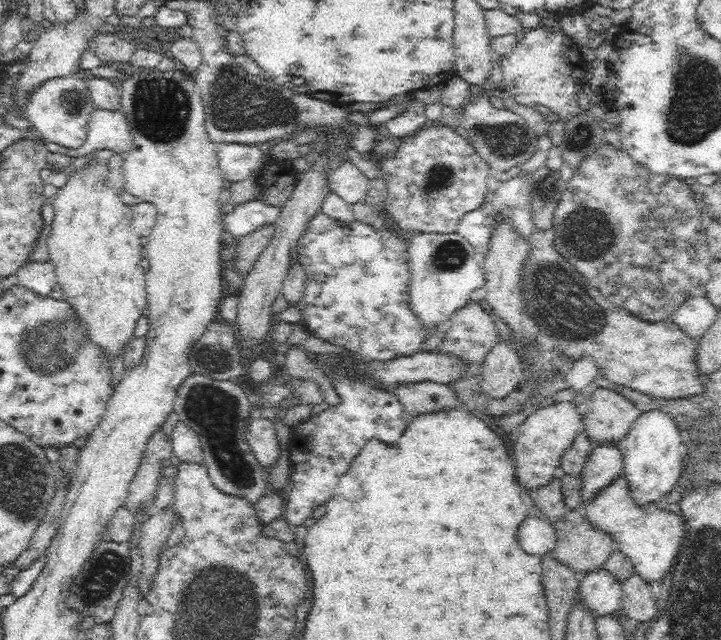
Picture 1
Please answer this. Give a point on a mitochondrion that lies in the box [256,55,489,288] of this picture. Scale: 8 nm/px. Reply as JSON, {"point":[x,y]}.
{"point":[448,255]}

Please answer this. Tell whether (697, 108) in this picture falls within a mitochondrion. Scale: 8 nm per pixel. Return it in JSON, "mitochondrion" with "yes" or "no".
{"mitochondrion":"yes"}

